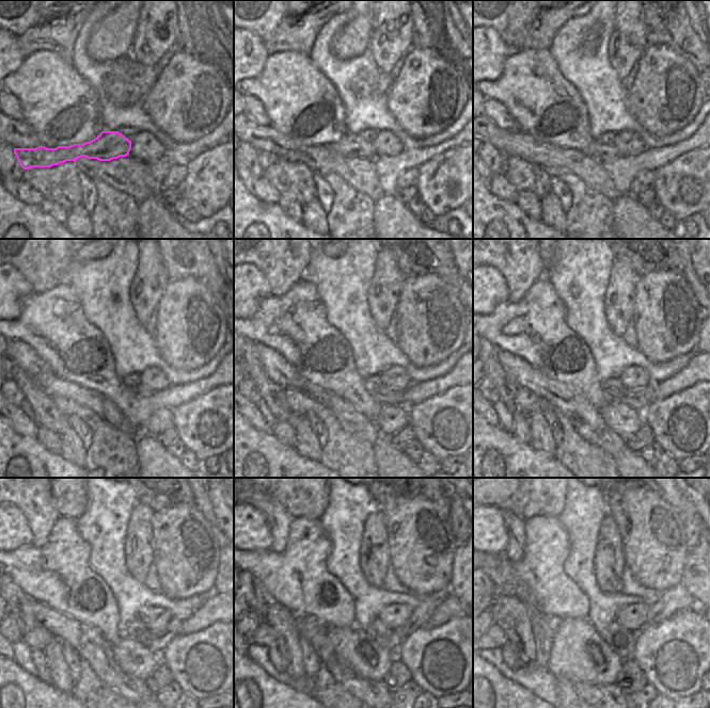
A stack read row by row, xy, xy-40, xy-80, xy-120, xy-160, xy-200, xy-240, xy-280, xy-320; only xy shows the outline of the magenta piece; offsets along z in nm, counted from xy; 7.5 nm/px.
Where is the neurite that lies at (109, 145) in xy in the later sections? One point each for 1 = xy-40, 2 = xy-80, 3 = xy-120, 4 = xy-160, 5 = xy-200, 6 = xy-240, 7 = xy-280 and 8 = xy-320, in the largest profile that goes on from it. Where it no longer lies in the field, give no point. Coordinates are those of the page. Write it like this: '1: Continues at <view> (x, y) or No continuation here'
1: Continues at xy-40 (353, 146)
2: Continues at xy-80 (597, 150)
3: Continues at xy-120 (139, 391)
4: Continues at xy-160 (387, 396)
5: Continues at xy-200 (638, 399)
6: Continues at xy-240 (157, 640)
7: Continues at xy-280 (421, 614)
8: Continues at xy-320 (676, 599).

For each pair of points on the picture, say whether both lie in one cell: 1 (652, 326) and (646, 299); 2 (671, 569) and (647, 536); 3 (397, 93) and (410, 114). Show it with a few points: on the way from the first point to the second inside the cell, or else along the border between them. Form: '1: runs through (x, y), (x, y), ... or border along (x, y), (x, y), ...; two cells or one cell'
1: runs through (652, 320), (652, 305); one cell
2: runs through (662, 561), (656, 554), (655, 545); one cell
3: runs through (398, 98), (398, 101), (406, 109); one cell

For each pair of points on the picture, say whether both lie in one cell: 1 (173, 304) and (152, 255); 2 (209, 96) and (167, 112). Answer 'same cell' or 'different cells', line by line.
1: different cells
2: same cell

